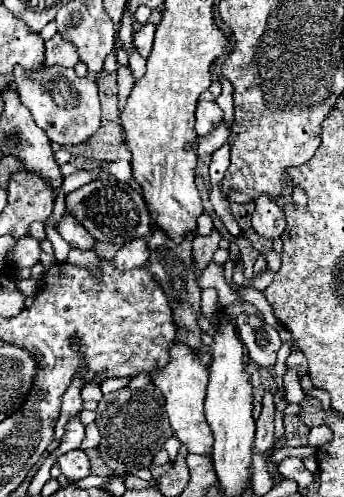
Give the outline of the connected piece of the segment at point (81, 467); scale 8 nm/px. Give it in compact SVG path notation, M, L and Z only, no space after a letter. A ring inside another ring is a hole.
M72 450L68 454L62 454L58 458L58 464L62 468L62 474L68 480L82 480L90 474L90 460L82 450Z

